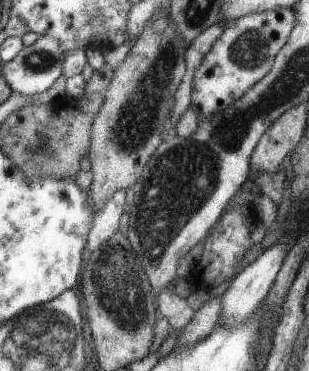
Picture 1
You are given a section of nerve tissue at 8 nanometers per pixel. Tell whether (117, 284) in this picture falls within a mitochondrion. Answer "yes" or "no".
yes

